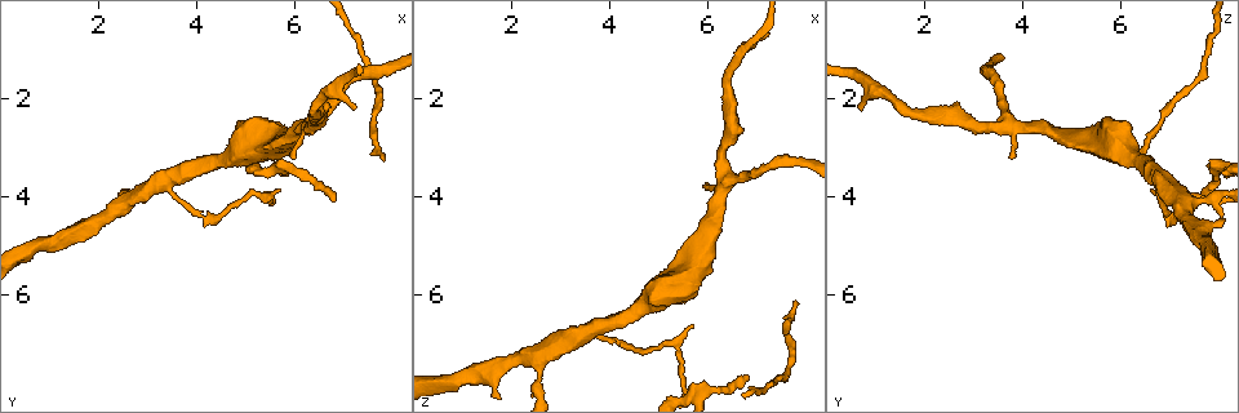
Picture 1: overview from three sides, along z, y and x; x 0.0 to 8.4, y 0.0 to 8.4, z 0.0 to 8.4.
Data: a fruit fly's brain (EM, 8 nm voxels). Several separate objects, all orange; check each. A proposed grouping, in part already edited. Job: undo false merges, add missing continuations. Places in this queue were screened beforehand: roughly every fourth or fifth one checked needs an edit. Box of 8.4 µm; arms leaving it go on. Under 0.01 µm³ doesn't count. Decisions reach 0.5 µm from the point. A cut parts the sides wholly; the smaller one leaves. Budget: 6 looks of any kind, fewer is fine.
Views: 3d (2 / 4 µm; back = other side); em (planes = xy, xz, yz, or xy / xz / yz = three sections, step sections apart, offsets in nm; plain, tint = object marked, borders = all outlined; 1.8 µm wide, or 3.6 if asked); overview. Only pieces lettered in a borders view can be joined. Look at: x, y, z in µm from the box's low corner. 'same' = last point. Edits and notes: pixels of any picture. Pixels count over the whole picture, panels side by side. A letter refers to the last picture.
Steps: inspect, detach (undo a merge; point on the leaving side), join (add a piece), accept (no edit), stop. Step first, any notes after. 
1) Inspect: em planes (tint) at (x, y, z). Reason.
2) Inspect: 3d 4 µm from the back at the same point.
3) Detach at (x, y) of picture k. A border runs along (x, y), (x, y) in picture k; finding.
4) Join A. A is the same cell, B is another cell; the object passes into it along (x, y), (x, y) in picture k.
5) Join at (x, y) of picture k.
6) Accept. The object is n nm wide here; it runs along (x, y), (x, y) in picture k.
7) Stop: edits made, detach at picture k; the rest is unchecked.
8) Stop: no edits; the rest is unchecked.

Inspect: 3d 2 µm at (7.20, 2.20, 0.70). Thin end.

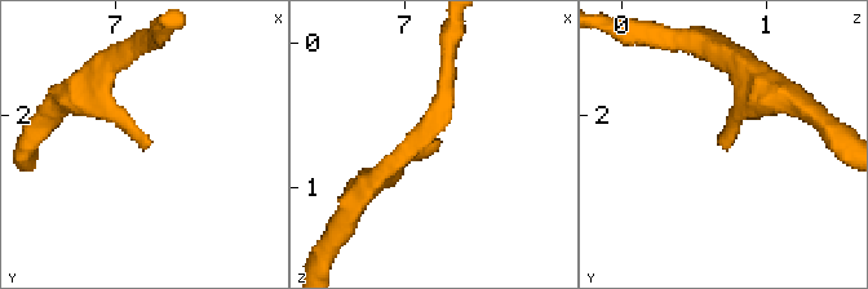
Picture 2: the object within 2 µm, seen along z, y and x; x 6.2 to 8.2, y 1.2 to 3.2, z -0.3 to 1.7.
Inspect: em planes (borders) at (7.22, 2.24, 0.70).

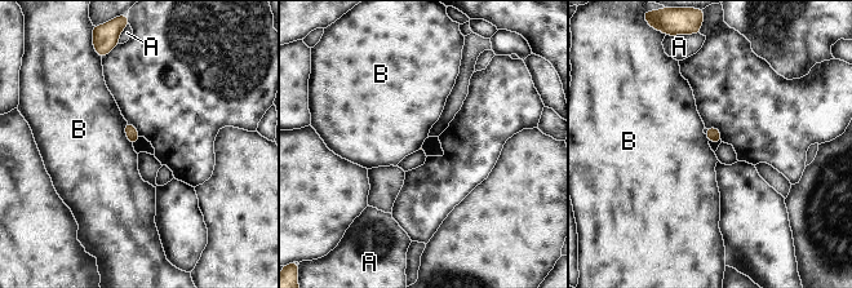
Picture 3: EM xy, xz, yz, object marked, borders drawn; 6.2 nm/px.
Accept. A and B are other cells; a border runs along (125, 122), (125, 136), (132, 145) in picture 3; no lettered piece goes on from it.

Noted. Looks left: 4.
Inspect: 3d 4 µm at (6.25, 2.55, 3.75). Three arms meet.

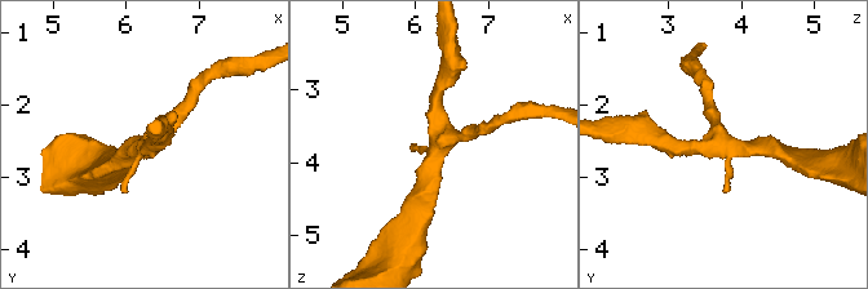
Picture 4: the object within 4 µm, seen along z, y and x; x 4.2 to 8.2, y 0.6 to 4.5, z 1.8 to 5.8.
Inspect: em planes (tint) at (6.25, 2.55, 3.75).

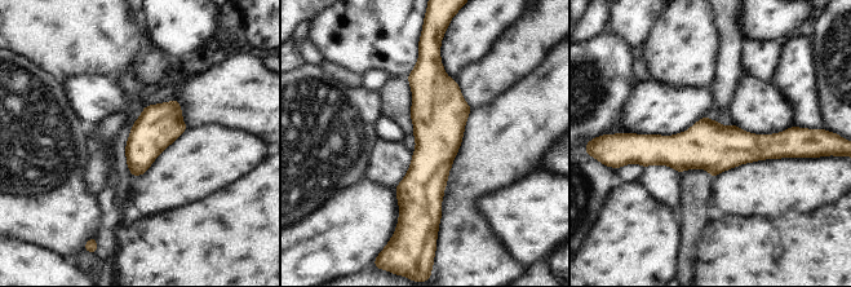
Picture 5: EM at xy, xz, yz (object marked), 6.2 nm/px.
Inspect: em planes (borders) at the same point. See the neighbours.

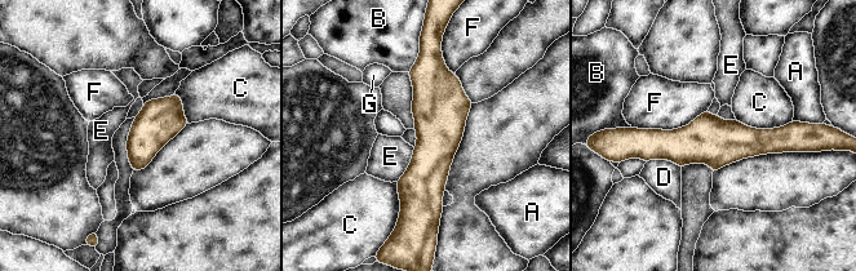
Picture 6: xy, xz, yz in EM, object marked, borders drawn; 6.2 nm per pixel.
Accept. The longest contact is with F, 500 nm; A, B, C, D, E, F and G are other cells; one neuron here.

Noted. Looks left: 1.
Inspect: em planes (borders) at (6.75, 4.10, 7.70). Thin end.

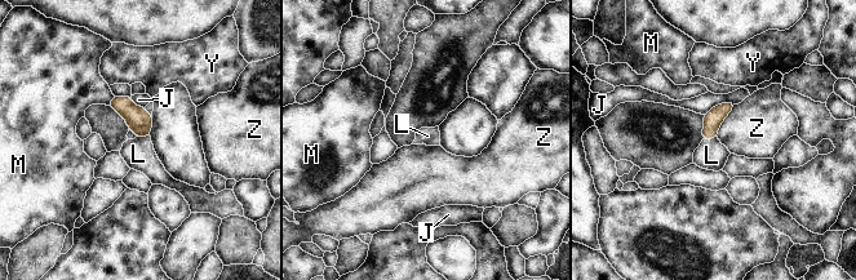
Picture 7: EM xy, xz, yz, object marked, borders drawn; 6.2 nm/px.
Join L. L is the same cell, J, M, Y and Z are other cells; the object passes into it along (138, 120), (142, 137), (138, 154) in picture 7; the neuron continues.

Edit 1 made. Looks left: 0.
Stop: edits made, join at picture 7; the rest is unchecked.

